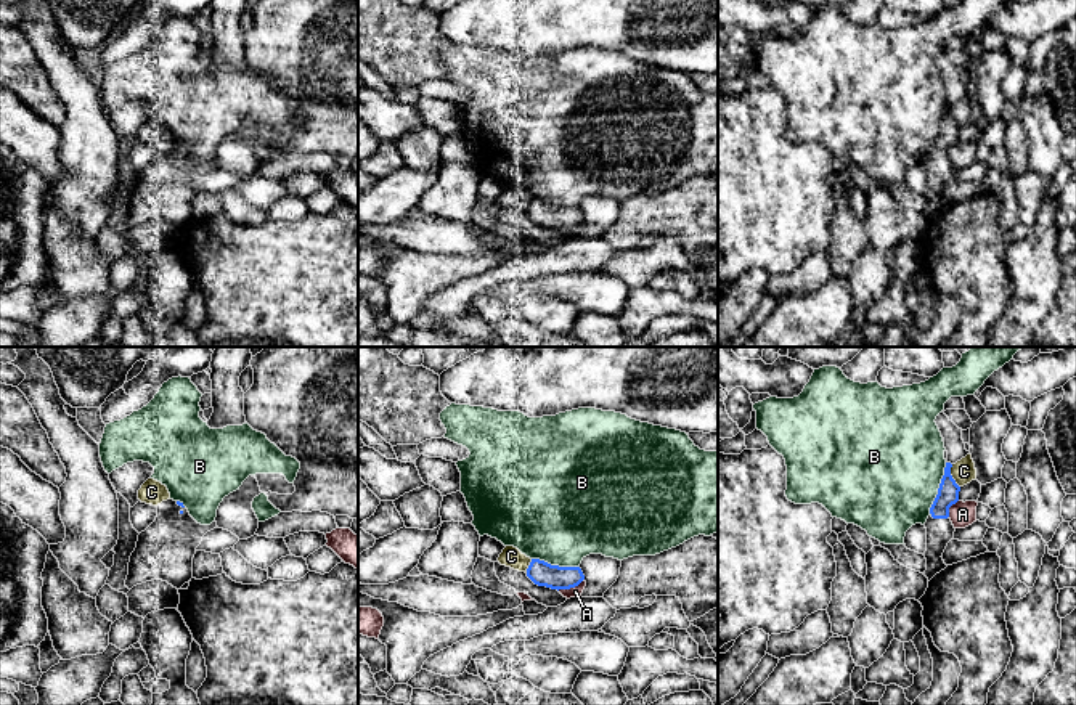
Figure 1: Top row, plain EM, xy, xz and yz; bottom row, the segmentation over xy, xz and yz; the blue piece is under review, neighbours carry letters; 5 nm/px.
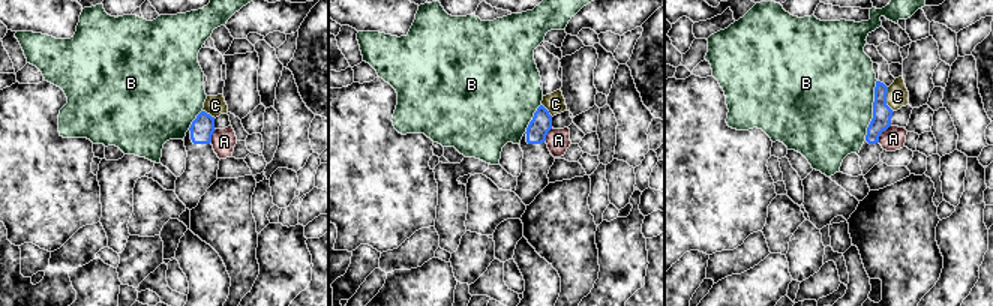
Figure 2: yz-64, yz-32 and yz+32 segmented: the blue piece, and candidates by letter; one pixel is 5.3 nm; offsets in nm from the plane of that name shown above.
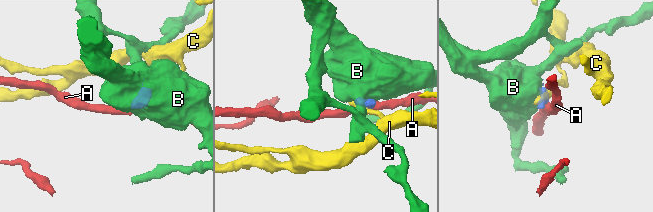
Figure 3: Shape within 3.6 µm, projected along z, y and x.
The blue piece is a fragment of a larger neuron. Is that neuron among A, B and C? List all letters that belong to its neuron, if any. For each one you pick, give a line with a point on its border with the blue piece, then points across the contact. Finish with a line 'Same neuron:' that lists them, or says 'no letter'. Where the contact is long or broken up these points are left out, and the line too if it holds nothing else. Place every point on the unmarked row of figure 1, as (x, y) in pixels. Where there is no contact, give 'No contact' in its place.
Same neuron: no letter

